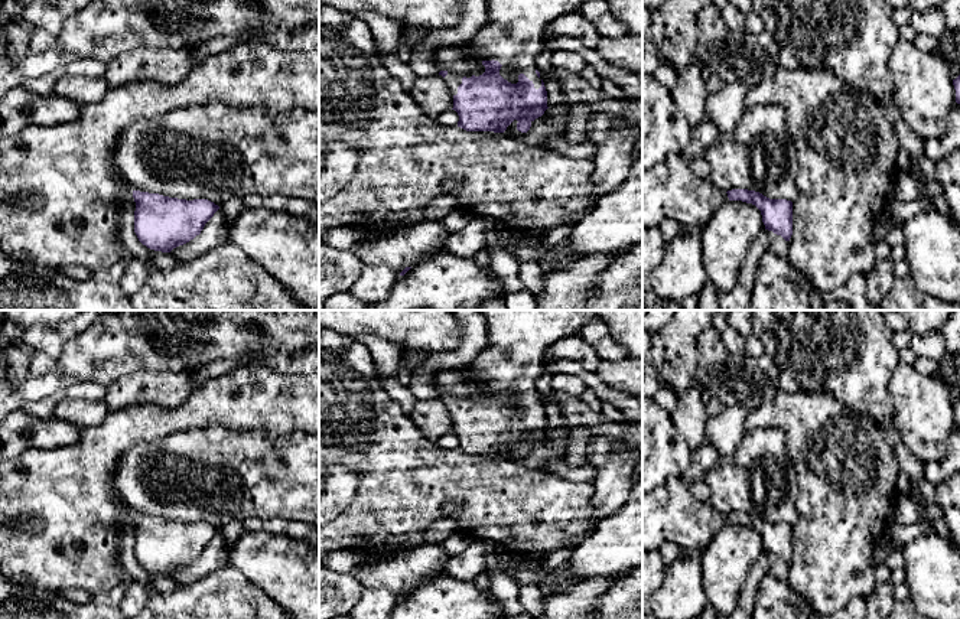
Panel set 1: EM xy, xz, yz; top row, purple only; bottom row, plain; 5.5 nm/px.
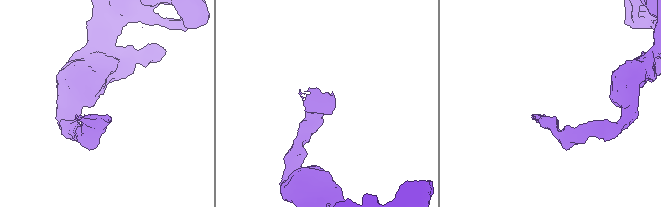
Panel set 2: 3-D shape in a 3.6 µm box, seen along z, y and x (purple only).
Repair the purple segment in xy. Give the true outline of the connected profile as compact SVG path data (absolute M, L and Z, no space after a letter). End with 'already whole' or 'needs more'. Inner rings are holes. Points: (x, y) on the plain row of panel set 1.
M133 514L136 525L134 556L150 573L170 576L201 557L219 532L208 522L178 522Z | already whole

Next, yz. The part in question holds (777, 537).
M677 476L642 493L642 551L658 550L663 544L673 543L686 553L700 554L726 524L755 528L761 534L765 553L790 564L791 524L769 522L748 512L722 515L707 502L697 501Z | needs more

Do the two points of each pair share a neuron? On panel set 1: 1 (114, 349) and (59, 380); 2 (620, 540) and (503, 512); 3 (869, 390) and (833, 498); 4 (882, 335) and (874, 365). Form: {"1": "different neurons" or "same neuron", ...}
{"1": "same neuron", "2": "different neurons", "3": "different neurons", "4": "same neuron"}

